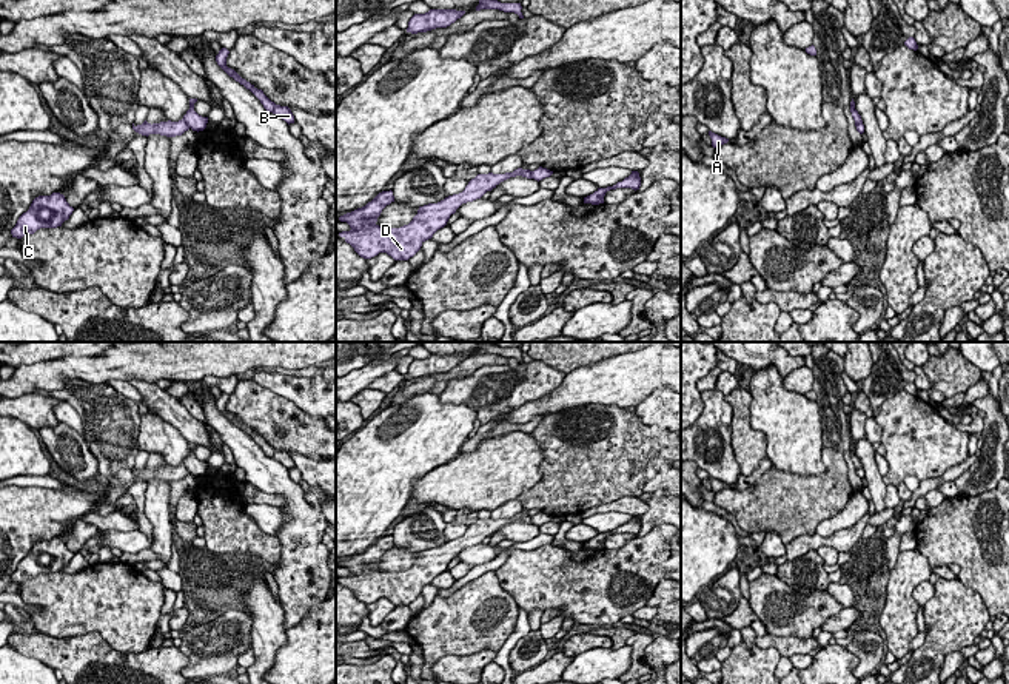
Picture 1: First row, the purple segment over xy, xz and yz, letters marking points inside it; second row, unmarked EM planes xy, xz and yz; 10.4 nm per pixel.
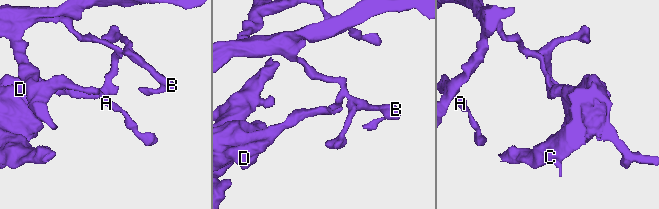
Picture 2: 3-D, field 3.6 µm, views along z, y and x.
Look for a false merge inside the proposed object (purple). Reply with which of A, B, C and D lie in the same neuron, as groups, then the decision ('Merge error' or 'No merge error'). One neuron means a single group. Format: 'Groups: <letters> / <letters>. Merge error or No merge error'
Groups: A B / C D. Merge error

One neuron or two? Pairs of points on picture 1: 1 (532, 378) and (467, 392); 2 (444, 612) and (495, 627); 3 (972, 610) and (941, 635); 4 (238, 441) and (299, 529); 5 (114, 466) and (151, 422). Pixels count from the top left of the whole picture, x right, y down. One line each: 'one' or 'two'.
1: one
2: one
3: one
4: one
5: two

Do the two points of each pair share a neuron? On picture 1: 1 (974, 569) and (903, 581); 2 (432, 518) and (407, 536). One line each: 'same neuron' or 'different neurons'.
1: different neurons
2: same neuron

